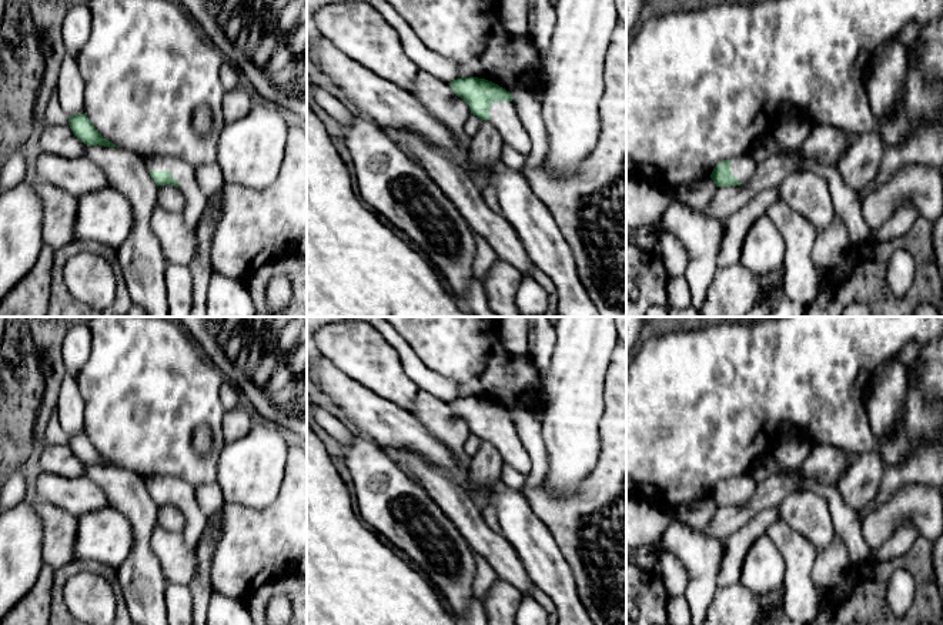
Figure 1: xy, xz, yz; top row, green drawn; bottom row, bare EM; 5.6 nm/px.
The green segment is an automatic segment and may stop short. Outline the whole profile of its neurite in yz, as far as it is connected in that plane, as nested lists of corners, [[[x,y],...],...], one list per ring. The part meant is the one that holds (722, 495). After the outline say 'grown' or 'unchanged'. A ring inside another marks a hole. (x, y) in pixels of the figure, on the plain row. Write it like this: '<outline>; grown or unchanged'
[[[748,472],[716,484],[710,498],[716,507],[730,507],[748,502],[758,487],[758,481]]]; grown

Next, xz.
[[[461,397],[448,402],[479,439],[489,439],[505,464],[524,477],[531,472],[531,457],[522,445],[512,415],[498,404],[478,397]]]; grown

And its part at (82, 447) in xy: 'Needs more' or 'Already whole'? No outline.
Already whole

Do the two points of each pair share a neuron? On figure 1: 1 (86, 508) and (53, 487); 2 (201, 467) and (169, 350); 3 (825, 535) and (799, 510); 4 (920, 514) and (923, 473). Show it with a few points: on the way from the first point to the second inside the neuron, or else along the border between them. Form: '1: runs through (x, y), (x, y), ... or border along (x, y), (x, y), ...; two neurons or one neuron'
1: runs through (77, 500), (72, 494), (62, 493); one neuron
2: runs through (173, 438), (167, 433), (167, 378); one neuron
3: runs through (818, 530), (805, 517); one neuron
4: border along (928, 484), (906, 484), (890, 498); two neurons

